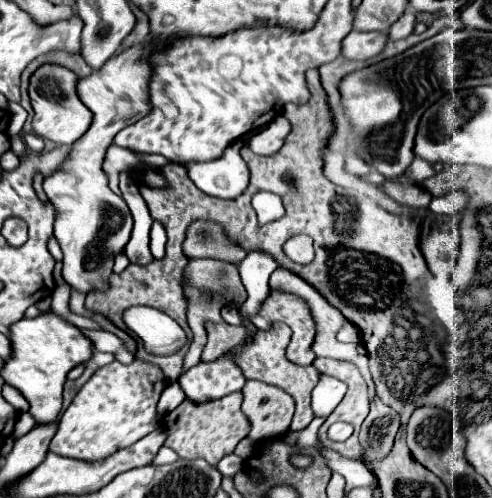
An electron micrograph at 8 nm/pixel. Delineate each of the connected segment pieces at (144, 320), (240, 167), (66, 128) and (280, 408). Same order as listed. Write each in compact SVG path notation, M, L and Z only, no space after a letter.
M130 307L124 313L124 325L154 355L172 355L186 343L184 329L152 307Z
M240 141L230 145L226 153L216 161L200 161L200 163L184 163L188 177L200 191L220 197L220 199L236 199L242 195L250 183L250 171L244 159L240 157Z
M44 63L32 73L28 93L34 107L32 127L36 135L40 135L42 139L50 139L56 145L72 145L88 131L92 123L92 111L88 111L88 107L84 107L84 103L80 101L76 83L78 83L76 73L54 63Z
M246 381L242 395L242 411L252 425L248 438L259 442L288 429L294 415L294 399L284 390L260 381Z

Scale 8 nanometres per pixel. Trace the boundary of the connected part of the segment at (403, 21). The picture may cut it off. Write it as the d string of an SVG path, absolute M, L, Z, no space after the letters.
M408 9L408 11L388 29L388 37L390 37L392 41L398 41L398 39L408 37L412 31L414 31L414 13Z

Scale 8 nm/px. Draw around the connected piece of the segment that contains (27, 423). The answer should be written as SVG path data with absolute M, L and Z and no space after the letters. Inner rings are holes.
M20 413L20 417L18 417L18 421L16 421L16 429L14 429L14 437L22 437L24 433L28 433L30 429L32 429L32 425L34 425L36 421L32 419L32 415L30 413Z

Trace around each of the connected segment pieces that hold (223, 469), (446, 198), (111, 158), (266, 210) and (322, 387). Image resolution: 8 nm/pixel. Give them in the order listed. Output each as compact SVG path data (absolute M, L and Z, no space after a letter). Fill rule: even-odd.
M230 453L230 455L226 455L224 459L220 459L220 463L218 463L216 467L218 467L218 471L220 471L224 477L234 477L234 473L240 471L240 467L244 467L244 461L242 461L238 455Z
M450 191L442 197L432 197L430 211L436 215L448 215L454 217L462 211L462 207L468 205L468 195L464 191Z
M112 145L106 153L106 159L104 159L104 171L110 179L110 188L117 195L122 196L118 187L118 175L122 171L130 171L130 169L136 169L140 165L140 159L136 155L132 155L132 151L128 149L120 149L118 145Z
M258 192L252 197L252 206L255 209L260 226L273 221L276 213L277 217L284 215L284 206L279 196L270 192ZM275 211L275 212L272 212Z
M320 375L318 385L312 391L312 411L316 417L328 417L336 403L340 403L340 397L344 397L346 385L330 375Z

